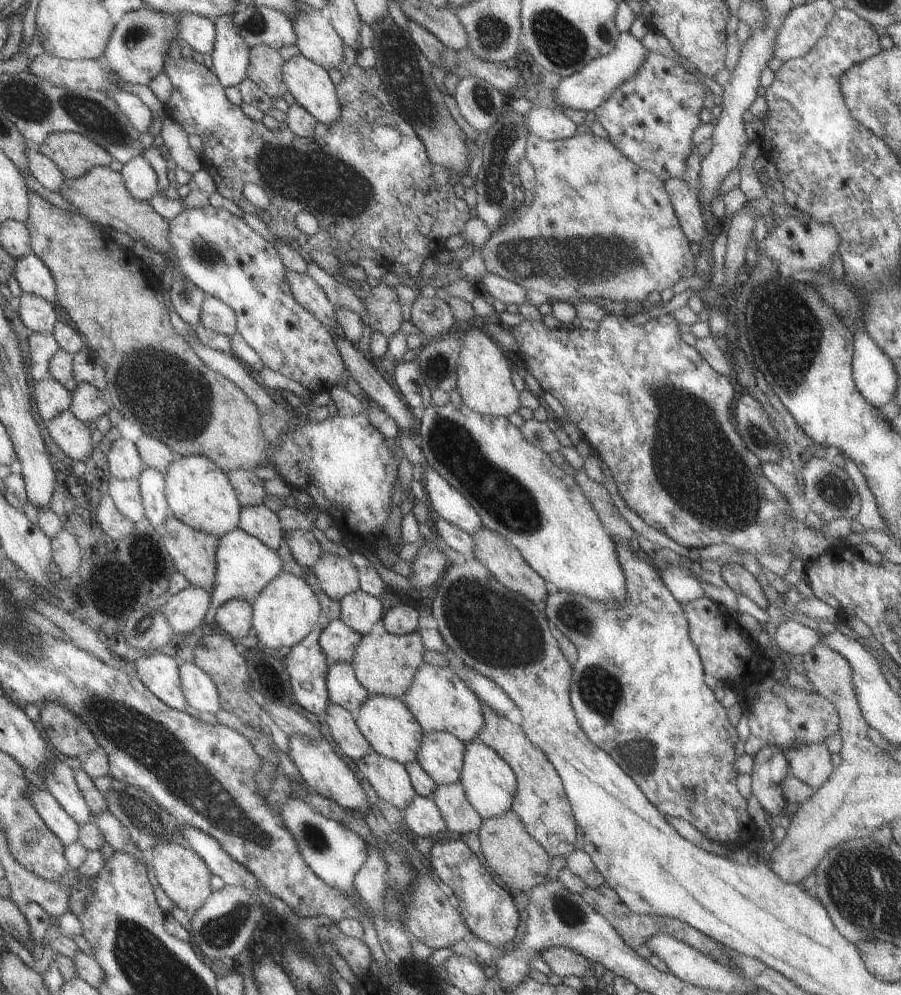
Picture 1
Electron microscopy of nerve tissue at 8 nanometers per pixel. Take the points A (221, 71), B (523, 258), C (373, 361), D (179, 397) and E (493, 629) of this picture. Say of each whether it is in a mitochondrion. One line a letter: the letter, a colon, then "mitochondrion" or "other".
A: other
B: mitochondrion
C: other
D: mitochondrion
E: mitochondrion

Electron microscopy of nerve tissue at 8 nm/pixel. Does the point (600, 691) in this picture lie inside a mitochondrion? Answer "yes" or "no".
yes

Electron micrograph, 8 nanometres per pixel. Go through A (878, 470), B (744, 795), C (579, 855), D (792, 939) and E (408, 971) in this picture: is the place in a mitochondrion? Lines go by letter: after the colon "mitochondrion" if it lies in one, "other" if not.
A: mitochondrion
B: other
C: other
D: other
E: other

